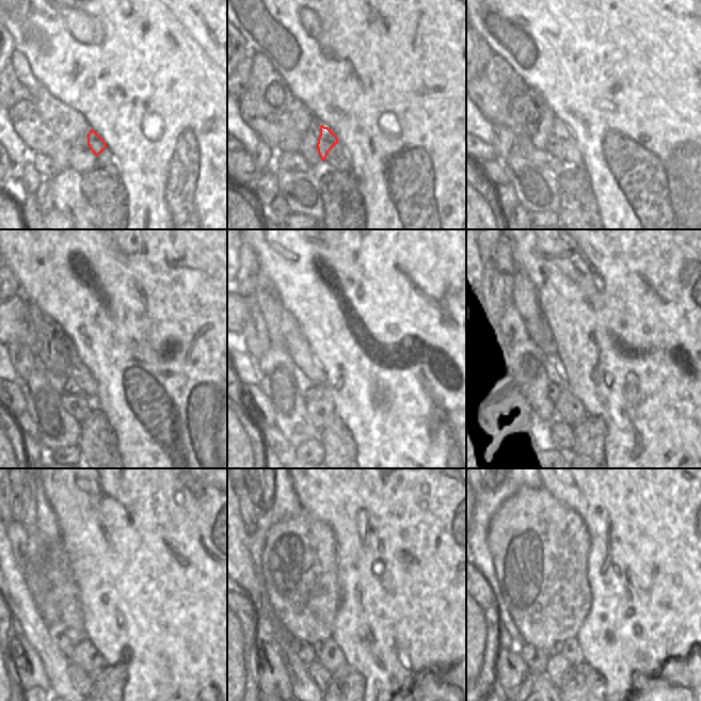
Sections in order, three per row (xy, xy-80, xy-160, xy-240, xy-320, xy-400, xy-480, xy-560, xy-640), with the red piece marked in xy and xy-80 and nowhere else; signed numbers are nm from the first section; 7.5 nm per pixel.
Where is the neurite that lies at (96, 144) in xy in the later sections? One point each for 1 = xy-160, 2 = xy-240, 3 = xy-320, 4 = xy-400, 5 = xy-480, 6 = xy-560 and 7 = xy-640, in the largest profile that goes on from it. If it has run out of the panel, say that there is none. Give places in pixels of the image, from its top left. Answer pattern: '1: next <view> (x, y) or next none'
1: next xy-160 (554, 146)
2: next xy-240 (61, 383)
3: next xy-320 (308, 389)
4: next xy-400 (553, 389)
5: next xy-480 (65, 641)
6: next xy-560 (306, 652)
7: next xy-640 (536, 659)

